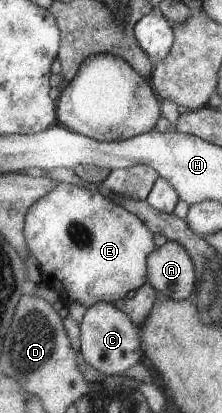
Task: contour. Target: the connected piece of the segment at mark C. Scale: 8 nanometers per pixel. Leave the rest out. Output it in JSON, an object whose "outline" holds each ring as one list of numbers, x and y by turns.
{"outline":[[101,301,88,307,80,325,81,354,84,361,105,376,125,375,144,357,138,326,113,303]]}

